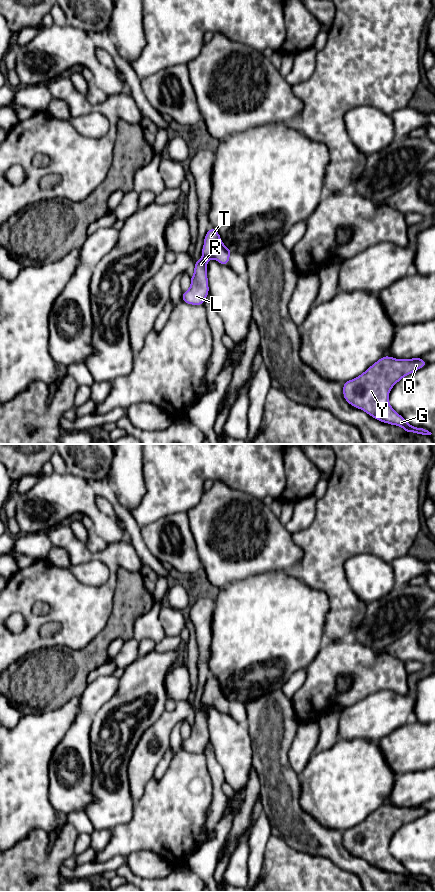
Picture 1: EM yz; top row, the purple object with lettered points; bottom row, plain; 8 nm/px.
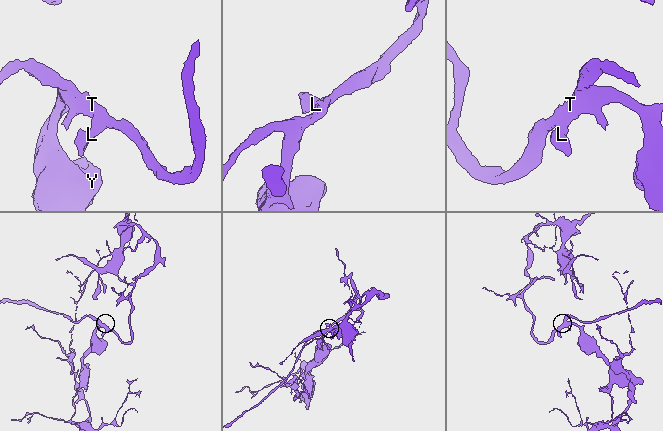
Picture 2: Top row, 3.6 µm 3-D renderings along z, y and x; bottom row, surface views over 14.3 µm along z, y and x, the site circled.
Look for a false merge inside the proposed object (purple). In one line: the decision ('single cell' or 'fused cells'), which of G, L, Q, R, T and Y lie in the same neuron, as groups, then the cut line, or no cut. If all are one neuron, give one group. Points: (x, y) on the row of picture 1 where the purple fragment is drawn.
single cell; G L Q R T Y; no cut

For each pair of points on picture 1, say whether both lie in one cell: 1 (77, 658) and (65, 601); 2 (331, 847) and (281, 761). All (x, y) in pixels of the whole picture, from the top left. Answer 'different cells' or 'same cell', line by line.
1: different cells
2: same cell

